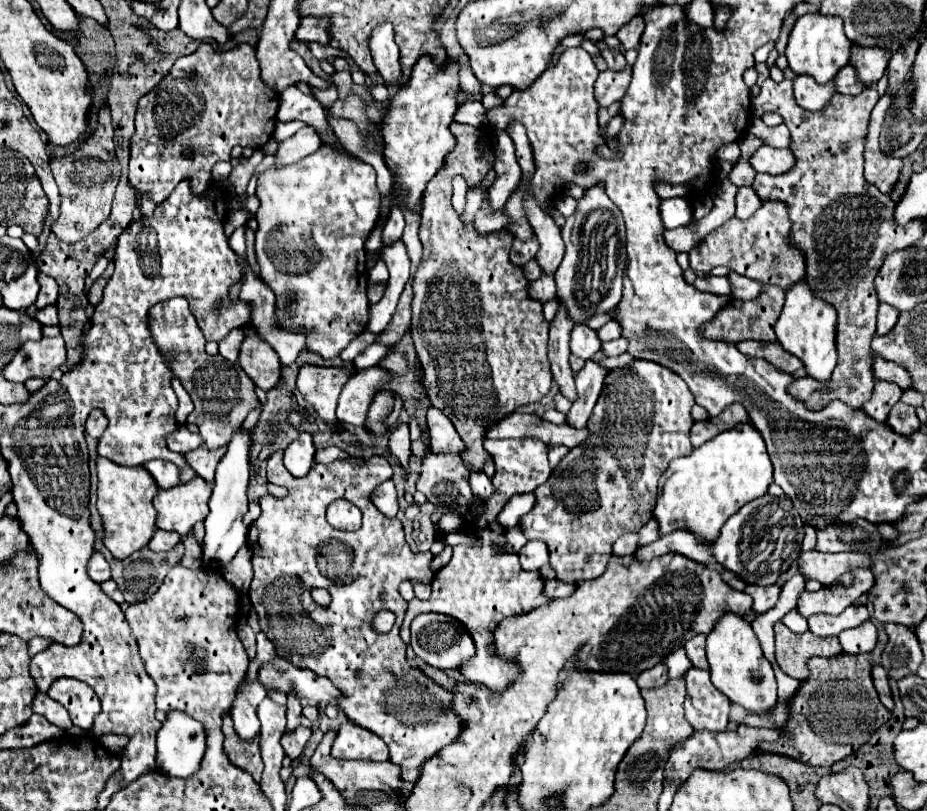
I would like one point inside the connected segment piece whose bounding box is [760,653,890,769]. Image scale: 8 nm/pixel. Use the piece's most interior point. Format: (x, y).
(836, 711)

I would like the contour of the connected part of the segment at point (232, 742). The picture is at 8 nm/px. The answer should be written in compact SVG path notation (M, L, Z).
M224 715L224 751L228 755L228 759L248 771L256 781L260 781L264 763L260 757L260 749L258 749L258 737L254 737L252 741L240 741L240 737L236 737L236 731L232 727L232 719L230 715Z

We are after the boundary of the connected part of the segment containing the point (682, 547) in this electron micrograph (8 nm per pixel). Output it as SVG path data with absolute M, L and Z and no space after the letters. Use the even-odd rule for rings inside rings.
M676 529L672 533L668 533L664 539L658 539L646 547L638 547L632 555L636 555L640 561L648 561L654 559L658 555L664 553L680 553L680 555L688 555L692 561L696 559L698 563L710 567L710 569L720 569L720 565L716 565L712 553L710 553L710 545L708 543L700 543L696 539L694 533L690 533L688 529Z

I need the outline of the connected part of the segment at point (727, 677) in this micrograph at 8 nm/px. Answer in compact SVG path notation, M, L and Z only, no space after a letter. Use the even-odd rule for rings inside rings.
M732 613L720 617L714 631L706 639L706 655L714 687L732 703L750 713L766 713L776 705L776 679L772 665L764 659L756 633L742 617Z

